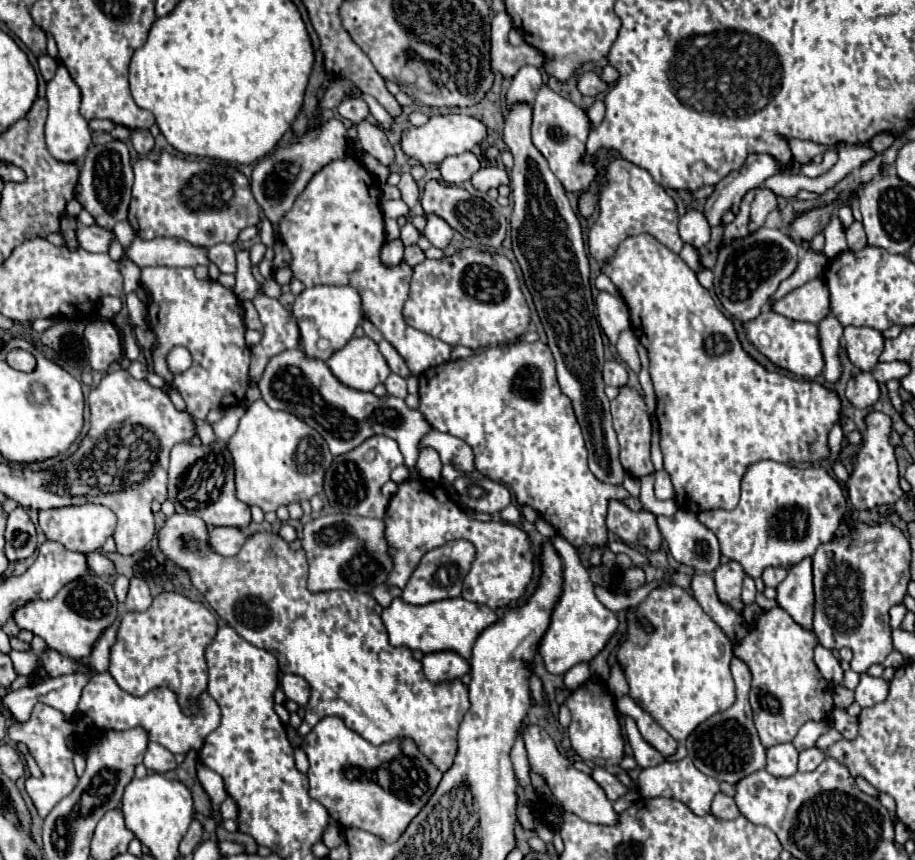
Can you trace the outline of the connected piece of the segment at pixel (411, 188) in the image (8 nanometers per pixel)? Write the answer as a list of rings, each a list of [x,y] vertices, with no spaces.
[[[402,174],[400,178],[400,184],[398,184],[398,190],[402,194],[402,200],[413,208],[418,204],[418,184],[414,182],[414,178],[410,174]]]

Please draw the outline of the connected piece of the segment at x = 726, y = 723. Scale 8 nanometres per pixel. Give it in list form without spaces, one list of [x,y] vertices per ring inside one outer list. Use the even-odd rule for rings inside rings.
[[[732,656],[730,662],[730,672],[736,684],[736,702],[724,710],[702,722],[688,738],[686,738],[686,750],[694,766],[704,772],[706,776],[716,778],[718,782],[728,782],[728,784],[738,784],[744,776],[762,770],[766,766],[766,748],[760,744],[758,732],[752,722],[752,708],[748,702],[748,692],[750,692],[750,682],[752,674],[750,668],[736,656]]]

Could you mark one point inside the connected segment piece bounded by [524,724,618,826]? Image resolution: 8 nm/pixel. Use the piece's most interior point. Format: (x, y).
(577, 792)

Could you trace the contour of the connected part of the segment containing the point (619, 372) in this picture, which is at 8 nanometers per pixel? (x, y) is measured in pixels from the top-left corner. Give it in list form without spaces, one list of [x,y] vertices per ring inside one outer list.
[[[610,360],[604,364],[604,382],[608,386],[626,386],[628,368],[620,360]]]

